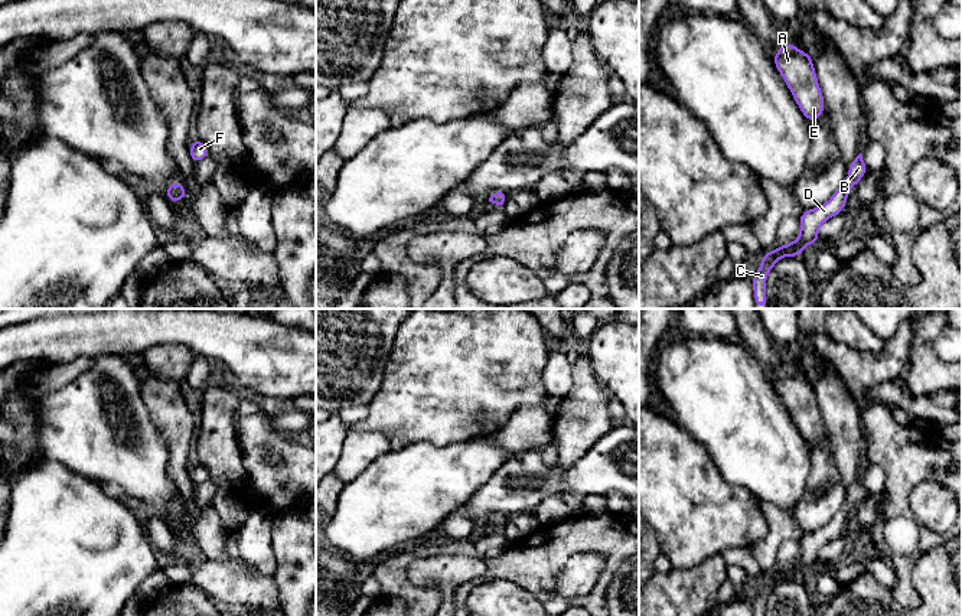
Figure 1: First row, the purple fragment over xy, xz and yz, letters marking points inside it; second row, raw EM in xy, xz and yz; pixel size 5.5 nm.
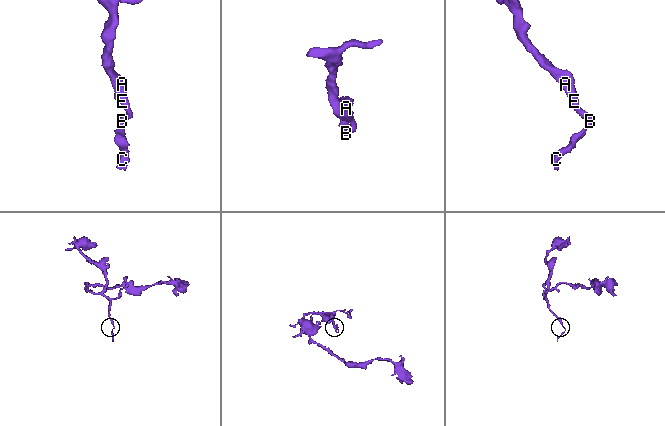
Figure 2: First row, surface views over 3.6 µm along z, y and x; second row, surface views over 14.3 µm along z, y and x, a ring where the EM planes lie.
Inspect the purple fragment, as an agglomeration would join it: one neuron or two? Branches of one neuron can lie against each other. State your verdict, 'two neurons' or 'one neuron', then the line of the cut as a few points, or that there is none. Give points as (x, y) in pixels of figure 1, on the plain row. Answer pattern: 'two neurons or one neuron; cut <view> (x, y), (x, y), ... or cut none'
one neuron; cut none

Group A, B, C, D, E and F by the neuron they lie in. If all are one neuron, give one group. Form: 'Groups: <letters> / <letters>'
Groups: A B C D E F

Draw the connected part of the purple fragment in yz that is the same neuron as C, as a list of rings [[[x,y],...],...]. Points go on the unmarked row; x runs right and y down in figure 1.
[[[860,476],[848,489],[847,505],[839,509],[831,522],[818,531],[805,532],[799,540],[800,555],[798,563],[763,577],[762,587],[751,602],[754,616],[766,616],[766,602],[780,581],[800,580],[806,568],[819,567],[819,550],[844,534],[850,512],[854,511],[865,496],[867,488]]]

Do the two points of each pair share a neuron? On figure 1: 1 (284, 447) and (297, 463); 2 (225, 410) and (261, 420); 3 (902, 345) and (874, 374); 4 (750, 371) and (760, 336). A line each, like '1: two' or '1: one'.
1: one
2: two
3: one
4: two

